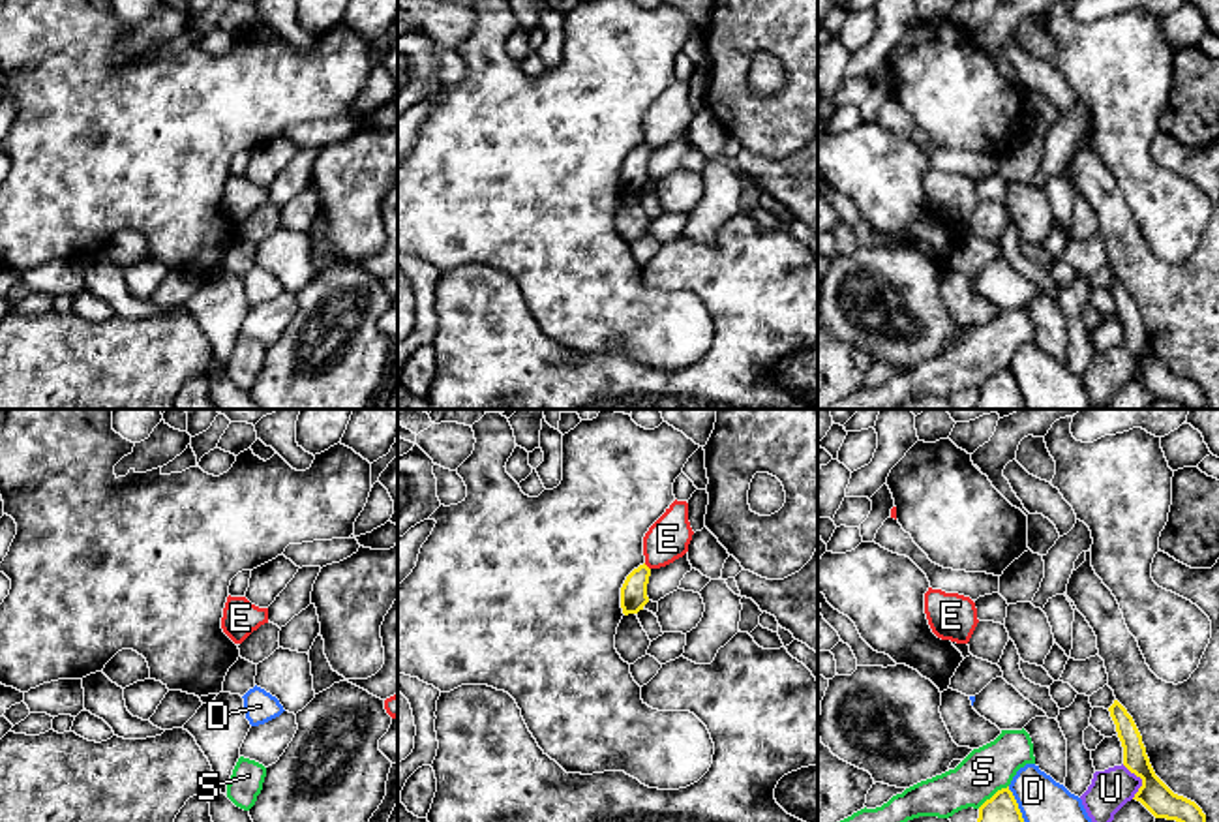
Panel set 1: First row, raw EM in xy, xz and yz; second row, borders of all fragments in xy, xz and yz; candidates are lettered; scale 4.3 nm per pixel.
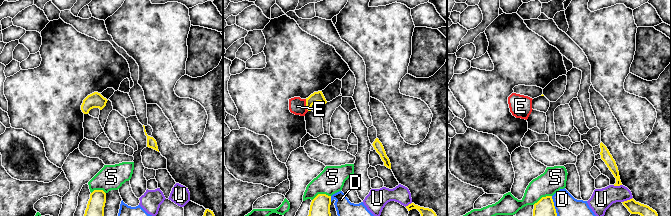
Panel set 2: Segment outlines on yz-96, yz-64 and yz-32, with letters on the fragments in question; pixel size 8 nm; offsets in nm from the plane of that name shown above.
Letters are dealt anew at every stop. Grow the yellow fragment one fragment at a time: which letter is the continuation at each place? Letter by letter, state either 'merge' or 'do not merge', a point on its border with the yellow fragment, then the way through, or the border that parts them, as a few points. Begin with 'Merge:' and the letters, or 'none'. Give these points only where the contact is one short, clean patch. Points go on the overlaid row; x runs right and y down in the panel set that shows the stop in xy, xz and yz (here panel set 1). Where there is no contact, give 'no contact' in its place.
Merge: none
D: do not merge | yz (1017, 804)
E: do not merge | xz (647, 567) | along xz (644, 563), (649, 569)
S: do not merge | yz (994, 794)
U: do not merge | yz (1141, 777)

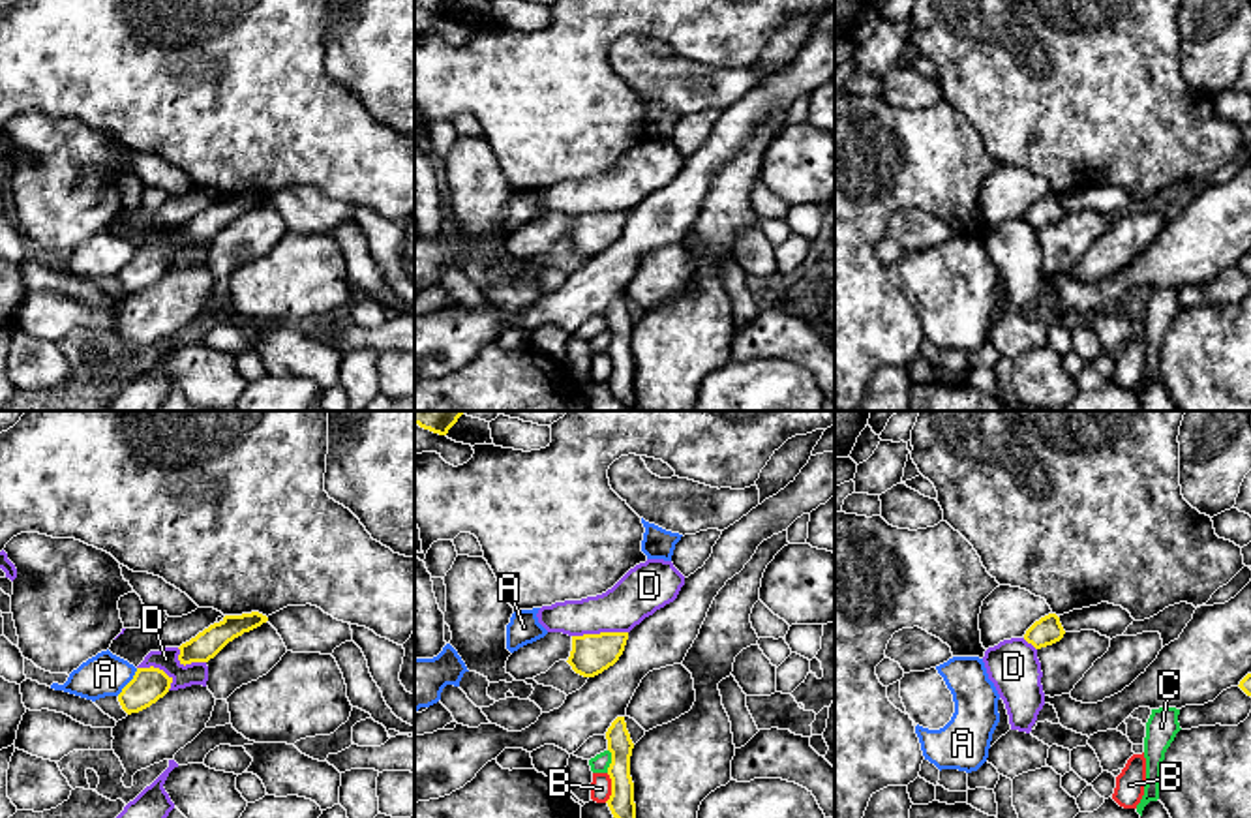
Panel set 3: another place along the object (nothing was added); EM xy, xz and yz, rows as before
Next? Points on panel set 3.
Merge: D
A: do not merge | xy (130, 681) | along xy (137, 668), (134, 678), (117, 695)
B: do not merge | xz (612, 788) | along xz (608, 773), (610, 796), (604, 802)
C: do not merge | xz (612, 760) | along xz (608, 749), (610, 762), (606, 772)
D: merge | xz (601, 633)

